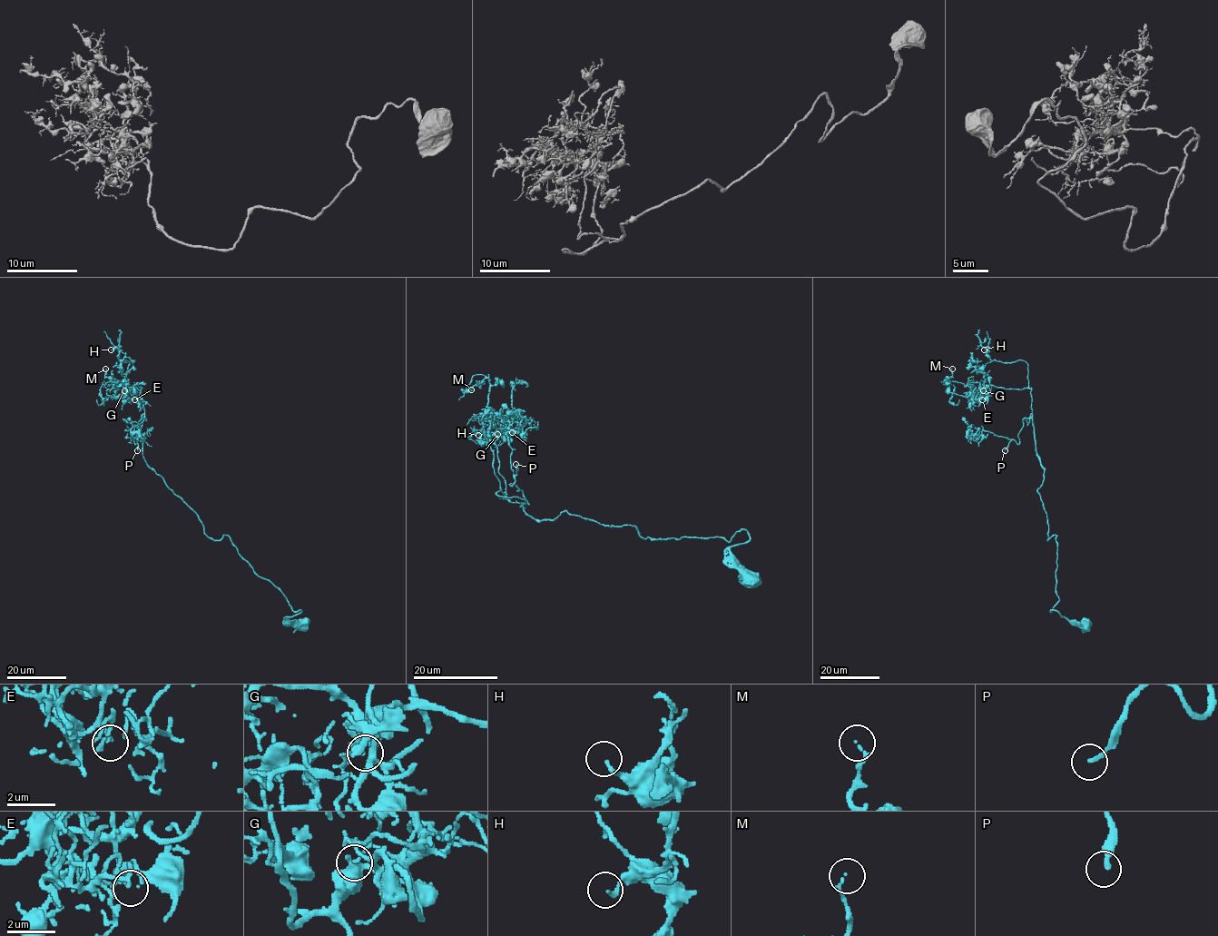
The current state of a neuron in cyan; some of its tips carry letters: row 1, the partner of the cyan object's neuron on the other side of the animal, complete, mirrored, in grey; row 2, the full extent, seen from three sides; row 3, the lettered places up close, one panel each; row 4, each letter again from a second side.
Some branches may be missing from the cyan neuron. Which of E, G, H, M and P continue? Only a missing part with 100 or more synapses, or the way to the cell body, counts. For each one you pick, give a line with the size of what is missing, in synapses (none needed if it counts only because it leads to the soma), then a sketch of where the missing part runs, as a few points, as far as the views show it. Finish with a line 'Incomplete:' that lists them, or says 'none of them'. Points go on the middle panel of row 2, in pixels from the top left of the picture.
E: Roughly 250 synapses. Course of what is missing: (512, 432), (515, 433), (516, 428), (504, 422), (508, 419), (500, 407), (503, 388), (495, 377), (510, 371)
P: Roughly 300 synapses. Course of what is missing: (515, 464), (512, 427), (509, 425), (507, 438), (503, 431), (503, 408), (508, 399), (507, 375), (522, 371)
Incomplete: E, P

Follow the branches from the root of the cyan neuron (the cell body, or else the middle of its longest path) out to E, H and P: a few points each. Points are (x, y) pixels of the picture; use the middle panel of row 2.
E: (747, 581), (731, 551), (745, 530), (652, 539), (565, 511), (531, 517), (499, 472), (496, 439), (512, 432)
H: (747, 581), (731, 551), (745, 530), (652, 539), (565, 511), (535, 520), (500, 497), (478, 435)
P: (747, 581), (731, 551), (745, 530), (652, 539), (565, 511), (535, 520), (509, 485), (515, 464)

